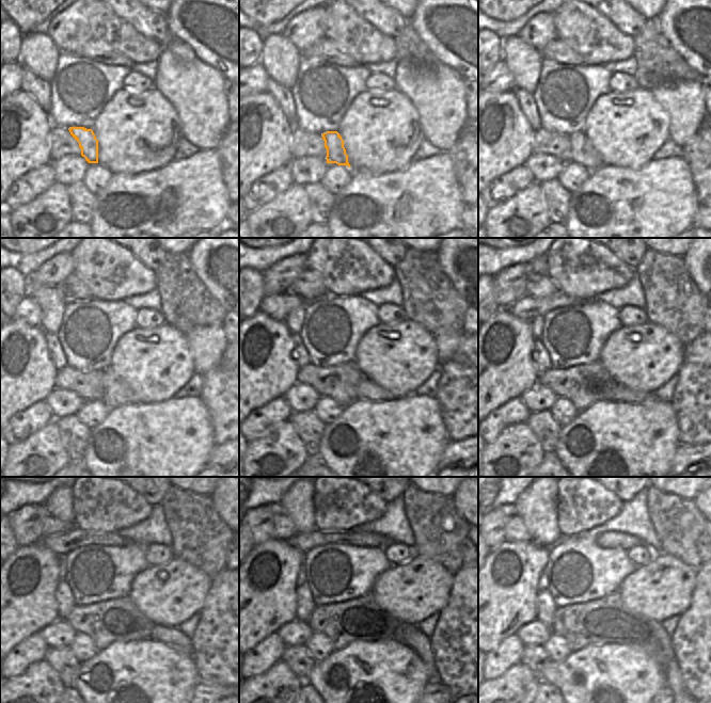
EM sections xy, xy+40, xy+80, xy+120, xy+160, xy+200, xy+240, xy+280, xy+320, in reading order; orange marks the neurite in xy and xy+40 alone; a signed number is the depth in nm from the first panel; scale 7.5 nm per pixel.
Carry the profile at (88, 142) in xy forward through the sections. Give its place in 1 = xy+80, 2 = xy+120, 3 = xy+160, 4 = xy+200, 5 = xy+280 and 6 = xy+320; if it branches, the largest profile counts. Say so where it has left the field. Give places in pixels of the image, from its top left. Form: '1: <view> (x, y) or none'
1: xy+80 (583, 153)
2: xy+120 (115, 393)
3: xy+160 (366, 389)
4: xy+200 (620, 394)
5: xy+280 (412, 637)
6: xy+320 (672, 672)

